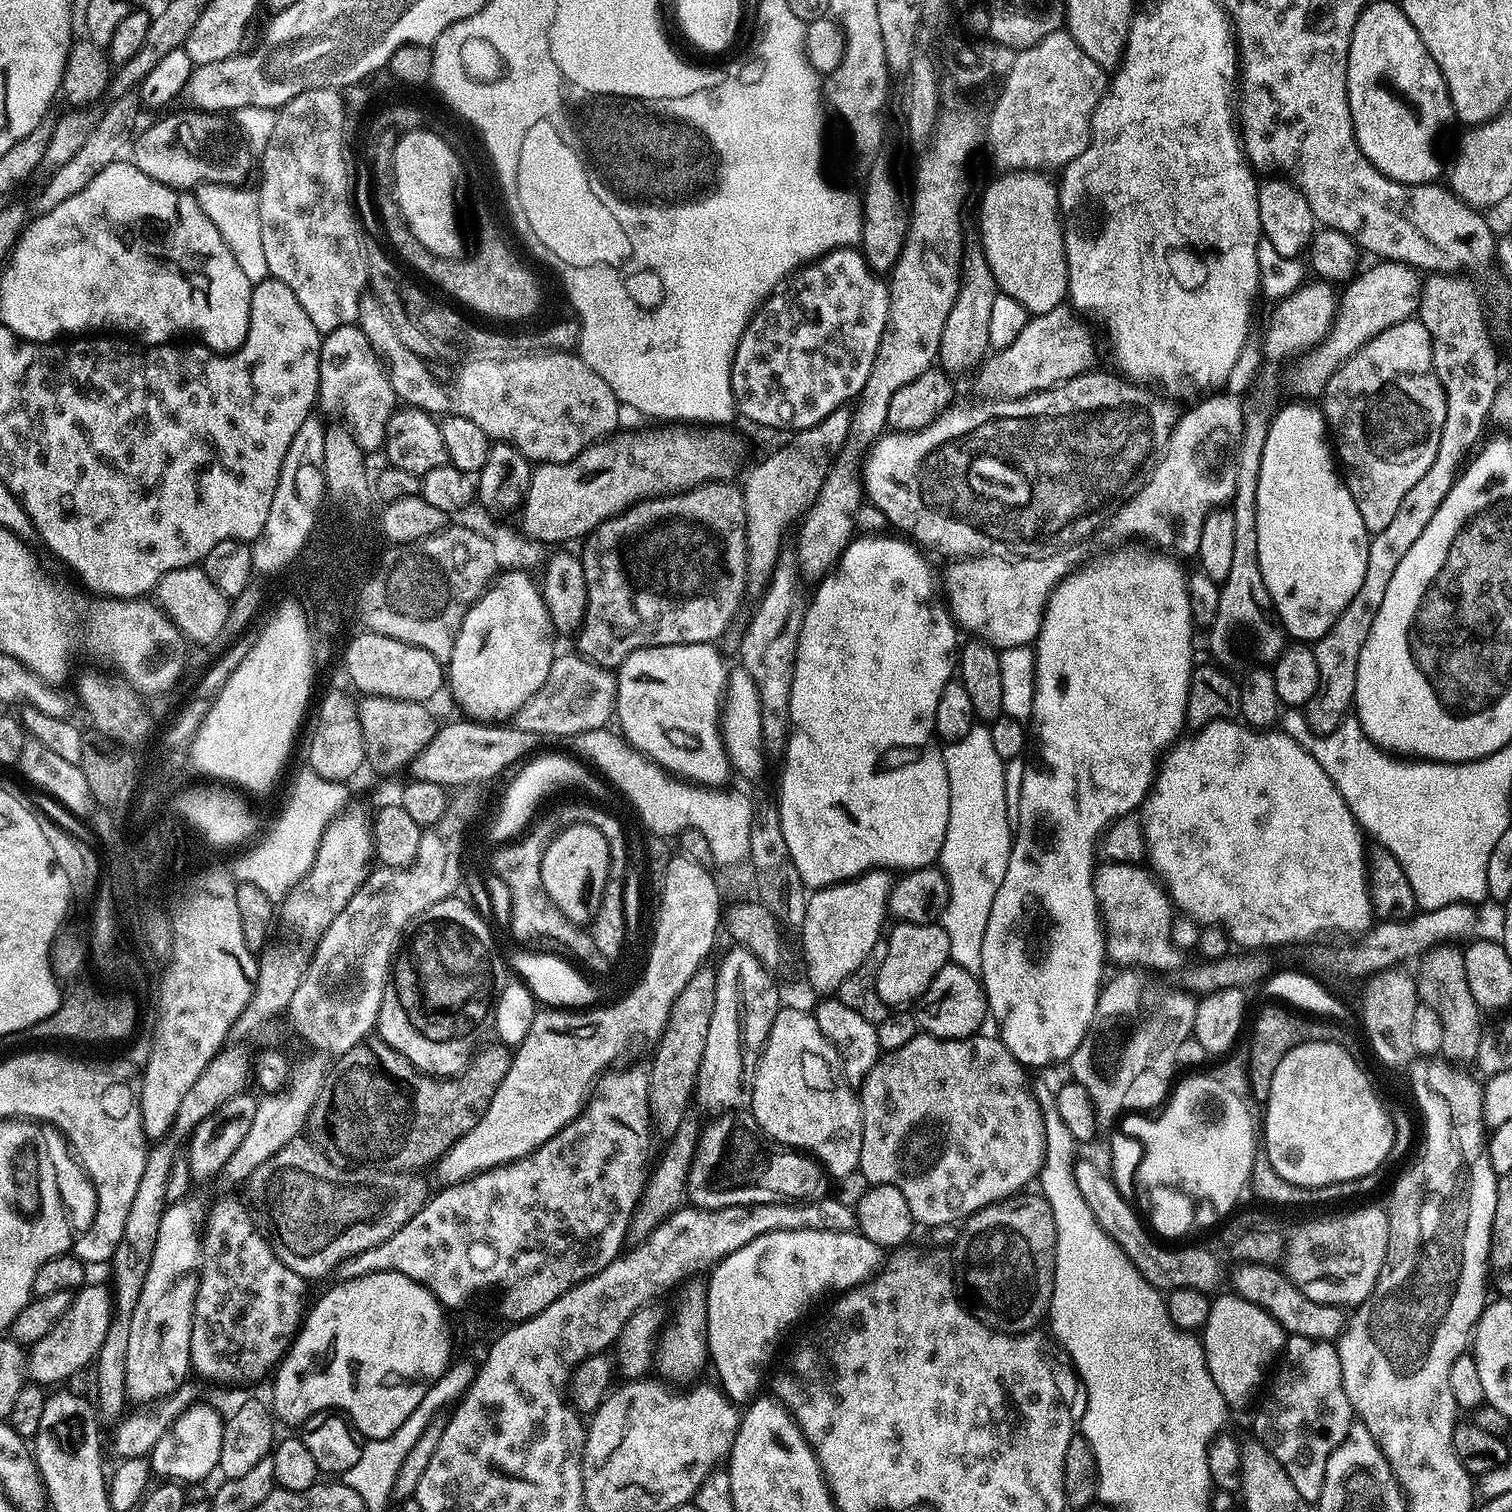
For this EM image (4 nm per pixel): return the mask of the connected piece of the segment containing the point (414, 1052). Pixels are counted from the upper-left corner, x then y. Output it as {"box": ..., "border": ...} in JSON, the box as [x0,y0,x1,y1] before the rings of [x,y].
{"box":[376,970,474,1078],"border":[[[390,970],[386,989],[390,998],[385,998],[381,1002],[380,1013],[376,1019],[379,1039],[385,1040],[391,1048],[398,1050],[398,1054],[406,1057],[420,1072],[426,1072],[428,1075],[437,1078],[459,1076],[468,1067],[474,1055],[474,1049],[470,1046],[464,1046],[460,1042],[434,1044],[434,1042],[428,1042],[426,1038],[422,1038],[420,1034],[416,1034],[414,1028],[410,1028],[410,1024],[406,1020],[410,1016],[410,1012],[412,1012],[412,1002],[410,1002],[412,996],[408,992],[404,992],[402,984],[404,984],[402,970]]]}

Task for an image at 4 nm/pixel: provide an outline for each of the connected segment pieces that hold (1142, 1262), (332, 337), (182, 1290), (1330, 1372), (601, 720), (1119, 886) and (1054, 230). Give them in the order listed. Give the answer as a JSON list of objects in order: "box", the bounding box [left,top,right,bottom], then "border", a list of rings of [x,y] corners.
[{"box":[1076,1158,1220,1293],"border":[[[1084,1158],[1077,1159],[1076,1181],[1078,1190],[1086,1198],[1086,1204],[1094,1214],[1094,1218],[1108,1237],[1130,1258],[1130,1262],[1146,1278],[1146,1282],[1161,1290],[1175,1288],[1197,1288],[1200,1292],[1211,1293],[1211,1288],[1220,1280],[1220,1264],[1216,1256],[1208,1248],[1163,1248],[1146,1231],[1146,1224],[1136,1217],[1129,1201],[1119,1193],[1112,1177],[1102,1167],[1091,1164]]]},{"box":[319,324,398,452],"border":[[[347,324],[327,333],[319,352],[319,407],[328,412],[344,412],[353,436],[365,452],[379,451],[384,444],[389,420],[398,401],[390,385],[387,369],[380,361],[359,325]]]},{"box":[126,1206,200,1406],"border":[[[169,1206],[164,1210],[164,1217],[162,1218],[162,1226],[158,1230],[158,1242],[154,1246],[154,1254],[152,1255],[152,1261],[150,1262],[150,1270],[146,1270],[146,1282],[142,1282],[142,1294],[140,1295],[140,1301],[138,1302],[138,1306],[134,1306],[134,1318],[130,1318],[130,1346],[126,1346],[126,1390],[128,1391],[128,1399],[129,1401],[135,1402],[137,1400],[138,1405],[140,1406],[148,1406],[151,1400],[160,1400],[163,1396],[168,1396],[171,1392],[176,1392],[180,1387],[184,1384],[184,1379],[187,1376],[190,1376],[190,1369],[192,1367],[192,1359],[190,1358],[190,1334],[192,1333],[192,1315],[194,1314],[194,1302],[196,1301],[196,1291],[198,1290],[198,1282],[200,1281],[200,1274],[197,1269],[200,1266],[200,1240],[198,1239],[198,1224],[196,1228],[196,1224],[192,1221],[192,1216],[187,1212],[186,1209],[182,1208],[184,1206]]]},{"box":[1254,1335,1354,1502],"border":[[[1293,1335],[1287,1337],[1279,1366],[1272,1384],[1272,1397],[1256,1416],[1254,1436],[1278,1458],[1282,1470],[1290,1474],[1294,1490],[1298,1490],[1304,1500],[1316,1502],[1322,1494],[1326,1462],[1354,1422],[1354,1413],[1342,1386],[1342,1366],[1333,1341]]]},{"box":[514,653,617,738],"border":[[[579,653],[557,655],[550,666],[546,681],[522,704],[514,717],[515,725],[532,732],[537,736],[548,734],[550,736],[566,736],[572,738],[584,731],[604,728],[608,720],[615,715],[617,696],[616,675],[611,669],[598,667]]]},{"box":[1092,862,1181,972],"border":[[[1100,862],[1095,865],[1092,873],[1092,885],[1100,922],[1104,929],[1104,950],[1111,963],[1113,960],[1114,963],[1121,964],[1119,967],[1124,970],[1153,968],[1156,972],[1166,972],[1181,967],[1181,949],[1176,948],[1172,941],[1174,905],[1162,887],[1161,881],[1147,867],[1140,864]]]},{"box":[980,170,1068,316],"border":[[[1008,170],[984,192],[980,200],[980,244],[997,289],[1022,302],[1032,316],[1061,307],[1068,295],[1068,263],[1064,249],[1064,226],[1060,215],[1060,193],[1055,183],[1047,184],[1036,170]]]}]

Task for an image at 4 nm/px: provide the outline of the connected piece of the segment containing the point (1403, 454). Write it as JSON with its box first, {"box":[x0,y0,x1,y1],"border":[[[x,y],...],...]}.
{"box":[1324,318,1447,533],"border":[[[1419,318],[1403,320],[1382,330],[1382,334],[1363,344],[1324,387],[1324,422],[1342,469],[1344,484],[1350,490],[1350,498],[1354,498],[1354,506],[1358,506],[1358,514],[1362,514],[1368,533],[1383,530],[1393,520],[1402,498],[1406,498],[1418,478],[1430,470],[1430,462],[1434,462],[1434,454],[1438,454],[1447,402],[1442,382],[1432,364],[1432,336]]]}

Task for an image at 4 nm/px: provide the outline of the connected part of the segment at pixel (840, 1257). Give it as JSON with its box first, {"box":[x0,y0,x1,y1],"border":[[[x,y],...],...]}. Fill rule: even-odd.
{"box":[707,1230,882,1406],"border":[[[777,1230],[770,1234],[762,1234],[758,1238],[754,1238],[754,1242],[750,1242],[746,1246],[742,1246],[738,1250],[734,1250],[729,1256],[724,1257],[711,1269],[712,1281],[707,1281],[708,1290],[708,1355],[710,1357],[711,1367],[716,1367],[716,1376],[719,1387],[725,1396],[737,1406],[747,1405],[749,1402],[757,1399],[760,1383],[764,1380],[764,1371],[768,1368],[768,1363],[772,1360],[772,1355],[776,1352],[775,1340],[795,1322],[796,1316],[800,1316],[808,1307],[811,1306],[812,1300],[816,1300],[824,1291],[829,1288],[832,1294],[839,1294],[848,1291],[850,1288],[856,1287],[858,1284],[864,1283],[877,1271],[882,1262],[882,1250],[874,1242],[870,1242],[870,1238],[860,1235],[859,1231],[850,1232],[831,1232],[830,1230]]]}

